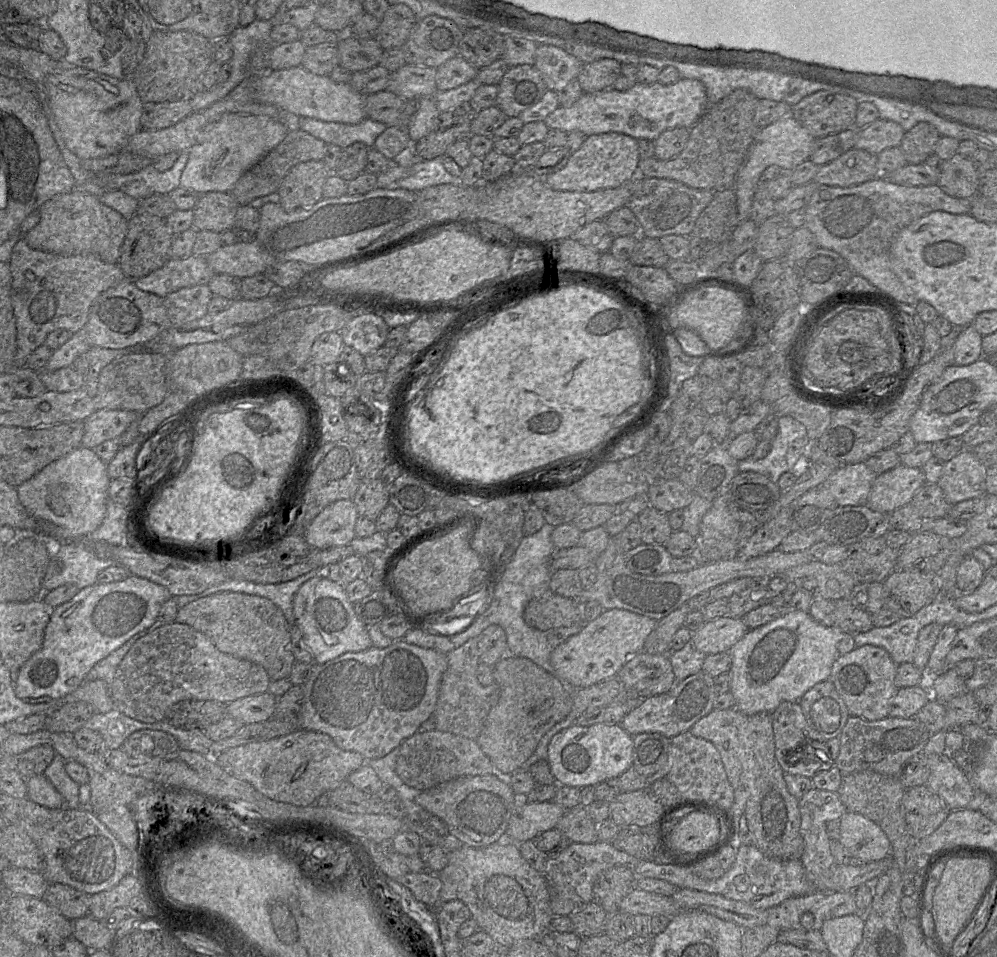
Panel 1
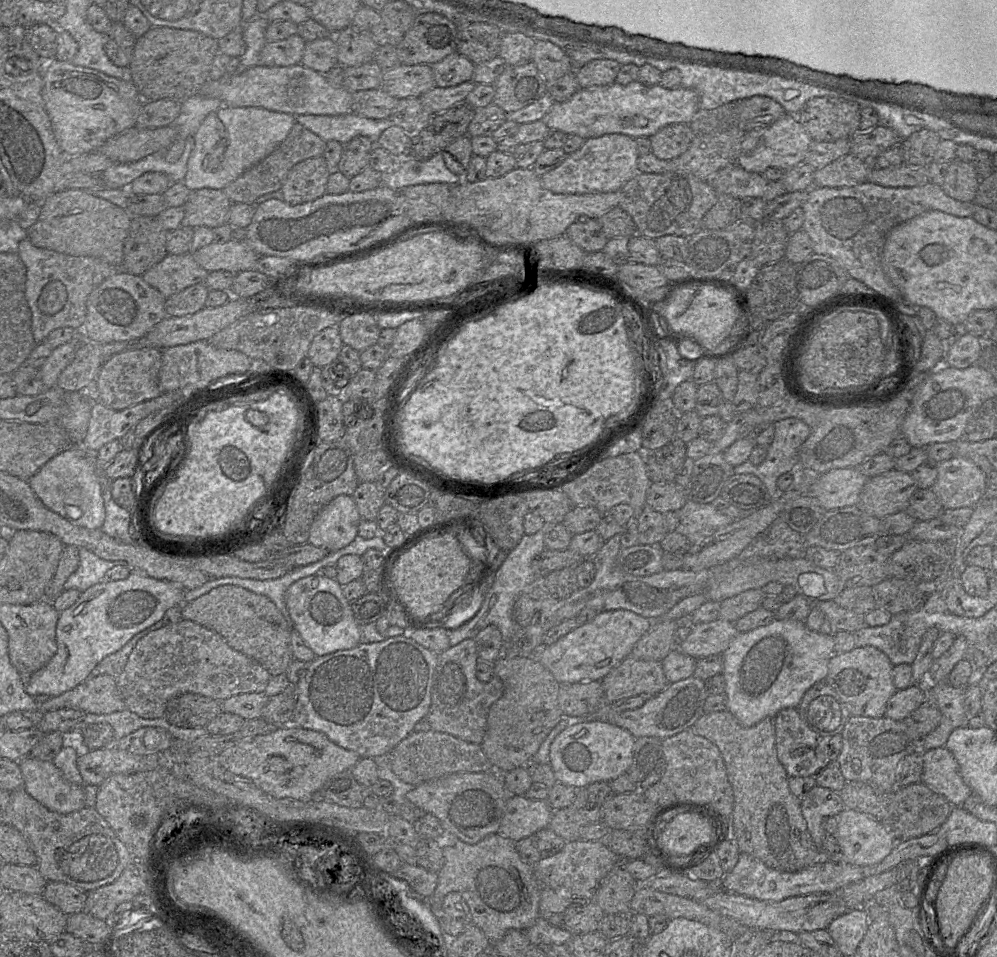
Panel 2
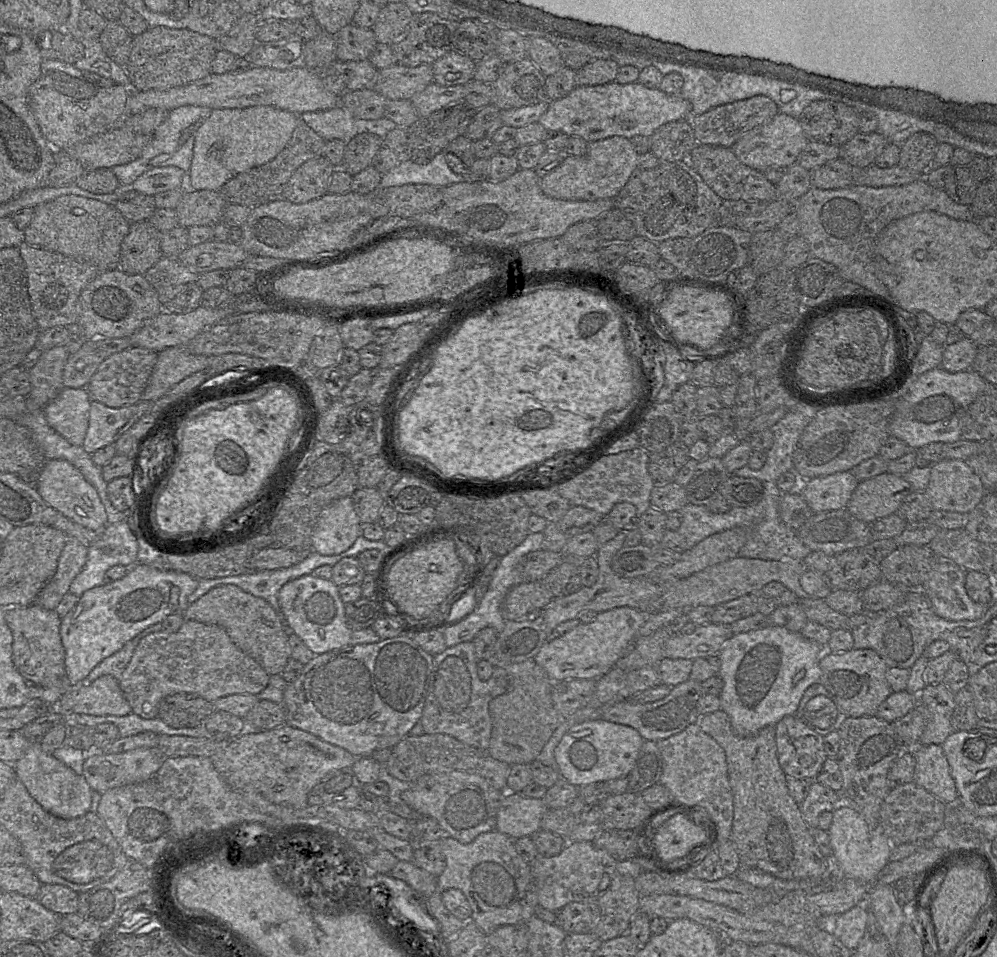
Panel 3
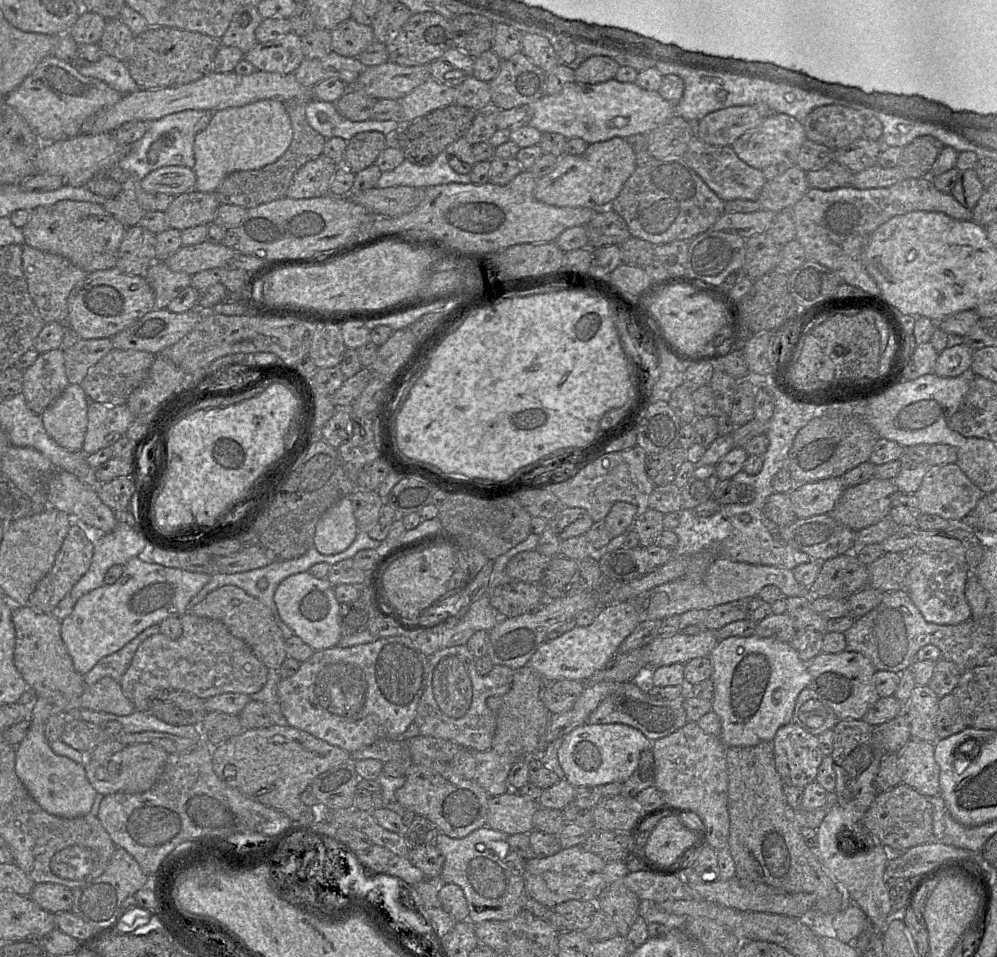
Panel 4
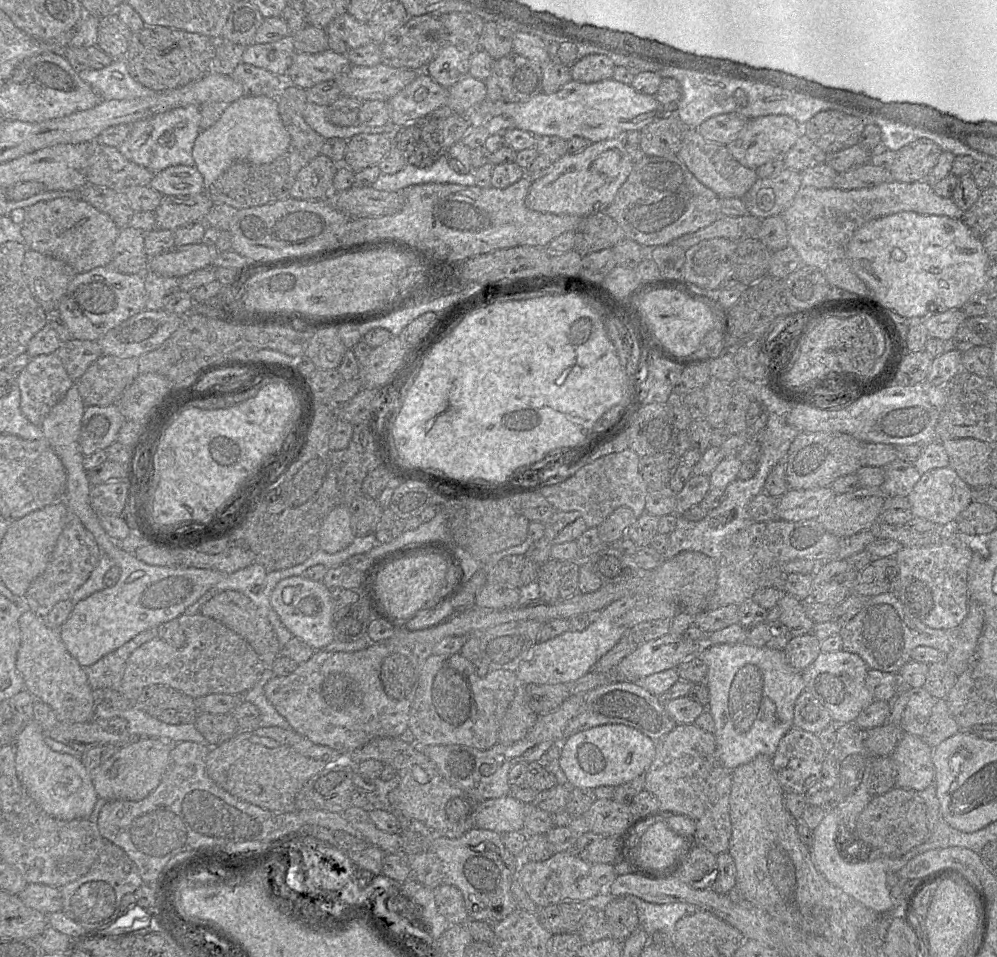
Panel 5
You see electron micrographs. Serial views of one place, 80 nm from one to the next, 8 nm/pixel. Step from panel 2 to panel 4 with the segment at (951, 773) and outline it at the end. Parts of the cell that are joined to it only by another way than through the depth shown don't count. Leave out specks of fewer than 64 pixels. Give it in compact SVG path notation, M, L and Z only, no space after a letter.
M911 738L896 753L904 761L902 783L926 797L941 796L940 767L935 760L934 743Z

